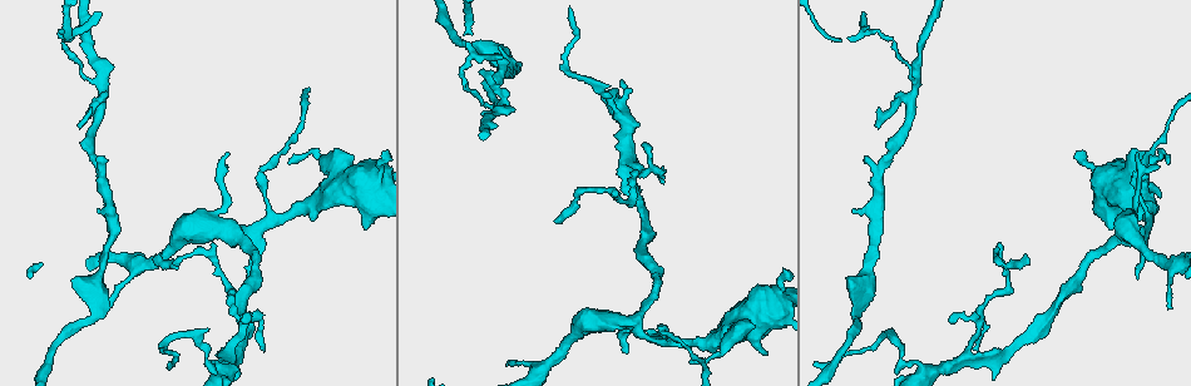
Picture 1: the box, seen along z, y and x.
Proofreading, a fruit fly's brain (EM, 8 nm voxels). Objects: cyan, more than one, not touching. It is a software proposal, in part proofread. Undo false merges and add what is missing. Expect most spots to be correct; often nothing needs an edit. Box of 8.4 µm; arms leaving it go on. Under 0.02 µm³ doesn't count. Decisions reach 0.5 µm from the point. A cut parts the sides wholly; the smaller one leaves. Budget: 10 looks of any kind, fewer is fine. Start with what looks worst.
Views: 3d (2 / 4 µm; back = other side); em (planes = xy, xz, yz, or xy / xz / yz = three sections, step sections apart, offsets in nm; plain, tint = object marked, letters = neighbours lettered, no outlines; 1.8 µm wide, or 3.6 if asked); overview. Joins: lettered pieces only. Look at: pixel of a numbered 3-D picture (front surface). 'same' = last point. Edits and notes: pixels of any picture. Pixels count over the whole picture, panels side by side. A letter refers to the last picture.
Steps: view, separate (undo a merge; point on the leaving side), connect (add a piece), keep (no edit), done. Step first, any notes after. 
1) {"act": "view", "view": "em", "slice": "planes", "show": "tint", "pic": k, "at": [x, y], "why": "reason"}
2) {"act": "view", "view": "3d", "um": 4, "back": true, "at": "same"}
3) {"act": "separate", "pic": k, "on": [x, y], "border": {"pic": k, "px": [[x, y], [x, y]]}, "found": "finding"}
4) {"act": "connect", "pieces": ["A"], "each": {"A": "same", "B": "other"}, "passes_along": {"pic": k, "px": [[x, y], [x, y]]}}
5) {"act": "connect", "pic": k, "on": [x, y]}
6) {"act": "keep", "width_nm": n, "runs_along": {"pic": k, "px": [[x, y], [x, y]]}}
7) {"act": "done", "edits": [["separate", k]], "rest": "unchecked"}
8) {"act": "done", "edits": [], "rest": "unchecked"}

{"act": "view", "view": "3d", "um": 4, "pic": 1, "at": [100, 81], "why": "a fork"}

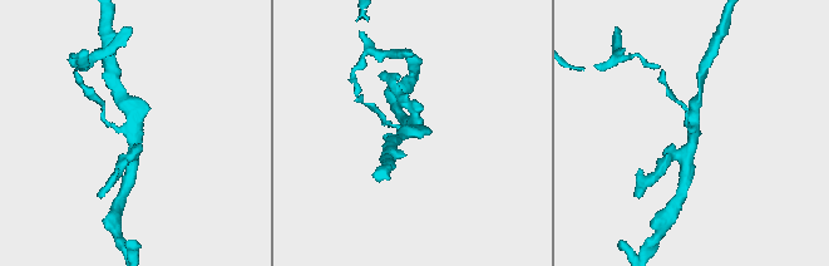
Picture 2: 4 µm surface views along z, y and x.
{"act": "view", "view": "em", "um": 3.6, "slice": "planes", "show": "letters", "pic": 2, "at": [130, 133], "why": "now the EM"}

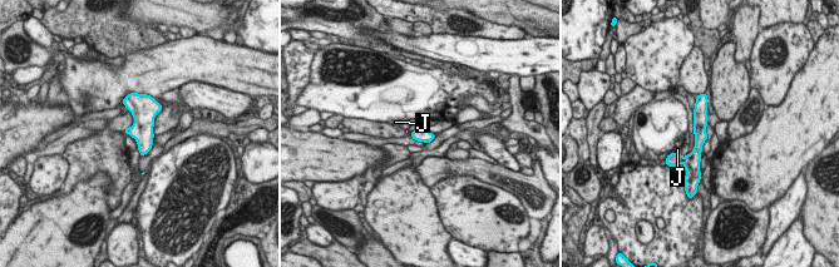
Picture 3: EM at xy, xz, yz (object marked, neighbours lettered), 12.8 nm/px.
{"act": "keep", "each": {"J": "other"}, "border": {"pic": 3, "px": [[680, 153], [671, 152], [665, 158]]}, "found": "continuous, no second neuron"}

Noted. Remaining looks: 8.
{"act": "view", "view": "em", "slice": "xy", "step": 8, "show": "plain", "pic": 1, "at": [627, 163], "why": "side arm on a straight run"}

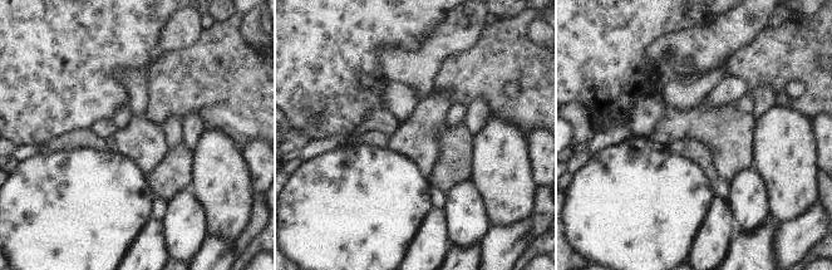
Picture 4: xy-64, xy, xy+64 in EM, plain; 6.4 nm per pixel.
{"act": "view", "view": "em", "slice": "xy", "step": 8, "show": "tint", "at": "same"}

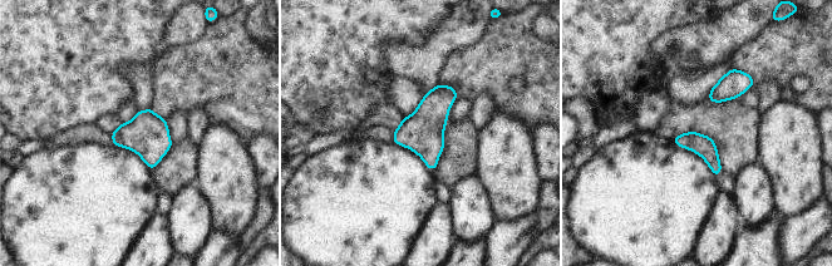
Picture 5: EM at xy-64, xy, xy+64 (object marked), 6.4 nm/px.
{"act": "view", "view": "em", "slice": "xy", "step": 8, "show": "letters", "at": "same"}

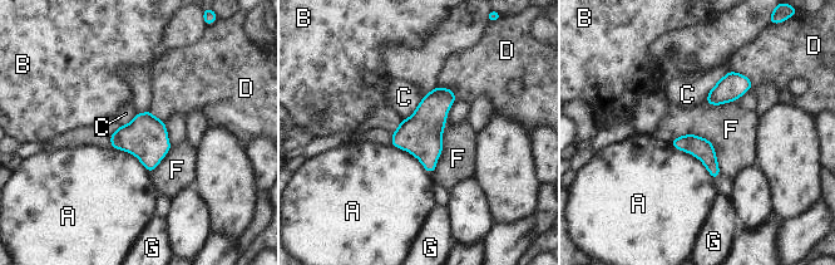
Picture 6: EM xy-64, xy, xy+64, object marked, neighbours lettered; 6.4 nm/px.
{"act": "keep", "each": {"A": "other", "B": "other", "C": "other", "D": "other", "F": "other", "G": "other"}, "border": {"pic": 6, "px": [[670, 142], [705, 137], [720, 173]]}, "found": "continuous, no second neuron"}

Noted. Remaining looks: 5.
{"act": "view", "view": "3d", "um": 2, "pic": 1, "at": [500, 47], "why": "branch stops here"}

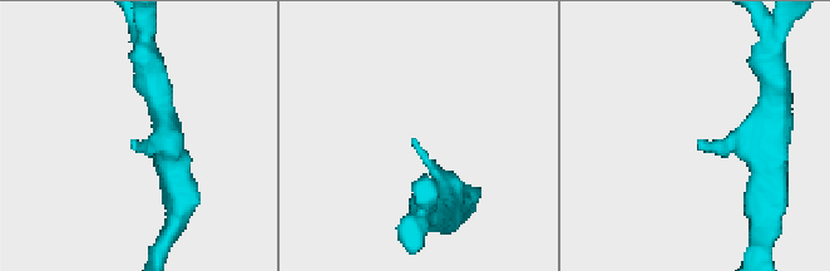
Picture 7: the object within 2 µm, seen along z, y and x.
{"act": "view", "view": "em", "slice": "planes", "show": "plain", "pic": 7, "at": [697, 139], "why": "need the tissue"}

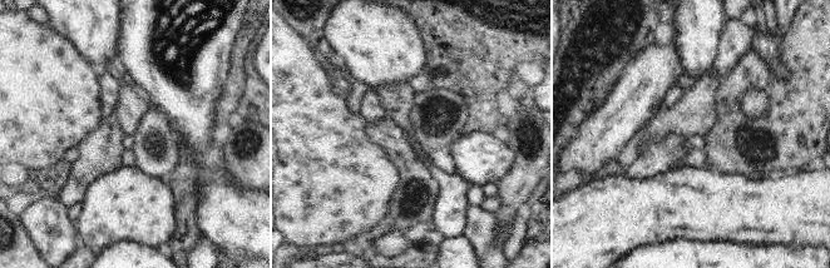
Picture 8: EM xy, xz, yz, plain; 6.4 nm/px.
{"act": "view", "view": "em", "slice": "planes", "show": "letters", "at": "same"}

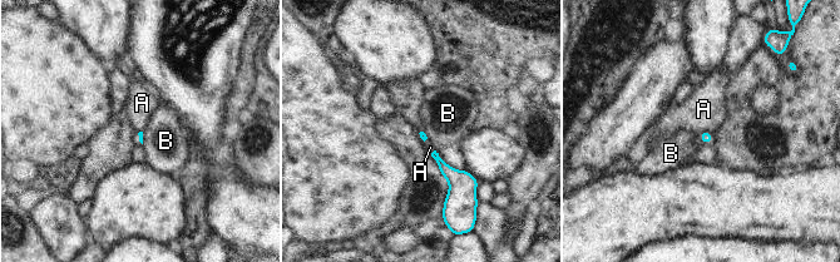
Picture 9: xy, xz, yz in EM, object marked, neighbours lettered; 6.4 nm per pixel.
{"act": "keep", "each": {"A": "other", "B": "other"}, "border": {"pic": 9, "px": [[708, 130], [700, 133]]}, "found": "none of them fits"}

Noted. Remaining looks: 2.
{"act": "view", "view": "em", "slice": "planes", "show": "letters", "pic": 1, "at": [1159, 195], "why": "branch stops here"}

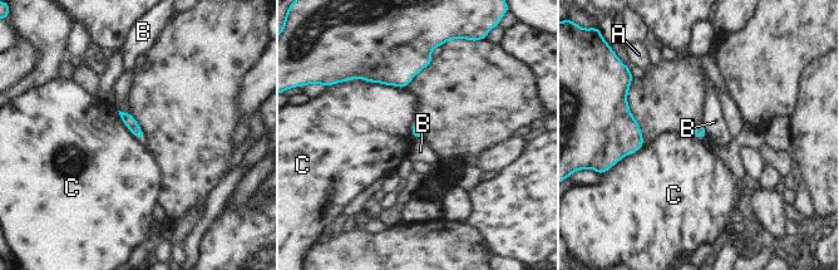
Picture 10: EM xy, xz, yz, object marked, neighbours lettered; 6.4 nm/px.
{"act": "keep", "each": {"A": "other", "B": "other", "C": "other"}, "border": {"pic": 10, "px": [[348, 79], [361, 78], [405, 87]]}, "found": "none of them fits"}

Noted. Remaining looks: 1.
{"act": "done", "edits": [], "rest": "unchecked"}

